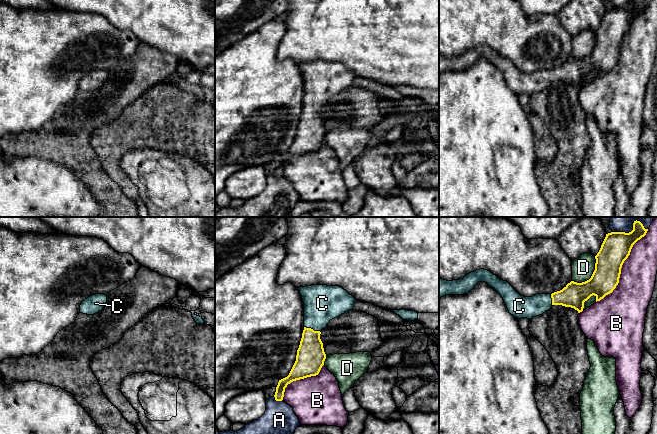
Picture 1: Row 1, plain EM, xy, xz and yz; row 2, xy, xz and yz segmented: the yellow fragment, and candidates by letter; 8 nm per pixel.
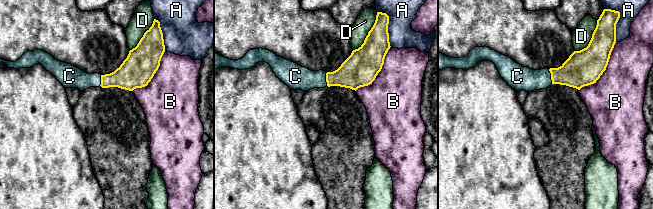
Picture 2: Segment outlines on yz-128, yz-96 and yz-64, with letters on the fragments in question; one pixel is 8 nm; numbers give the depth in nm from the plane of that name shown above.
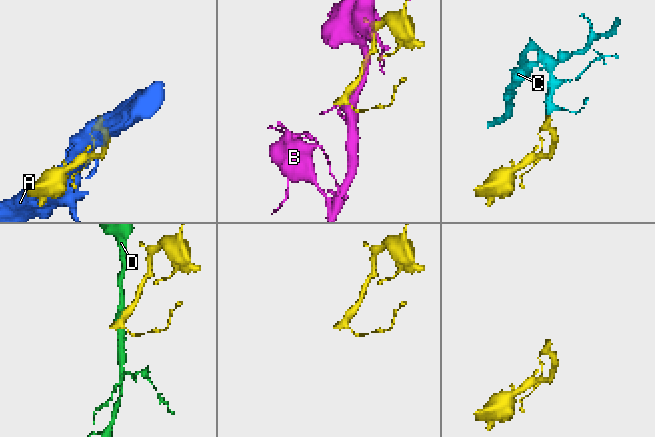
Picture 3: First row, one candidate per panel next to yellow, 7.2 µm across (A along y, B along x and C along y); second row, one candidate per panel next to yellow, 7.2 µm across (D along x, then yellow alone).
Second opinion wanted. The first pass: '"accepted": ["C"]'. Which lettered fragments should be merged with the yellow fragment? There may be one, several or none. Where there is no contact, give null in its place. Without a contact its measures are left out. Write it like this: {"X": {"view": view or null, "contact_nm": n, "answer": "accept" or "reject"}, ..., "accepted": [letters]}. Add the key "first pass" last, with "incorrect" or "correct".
{"A": {"view": "xz", "contact_nm": 90, "answer": "reject"}, "B": {"view": "yz", "contact_nm": 750, "answer": "reject"}, "C": {"view": "xz", "contact_nm": 140, "answer": "accept"}, "D": {"view": "yz", "contact_nm": 280, "answer": "reject"}, "accepted": ["C"], "first pass": "correct"}

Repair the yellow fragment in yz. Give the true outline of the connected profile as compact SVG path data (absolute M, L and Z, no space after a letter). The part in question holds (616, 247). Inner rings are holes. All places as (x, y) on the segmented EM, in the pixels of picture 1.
M634 221L633 230L629 233L611 232L601 245L601 248L595 256L595 270L591 278L585 282L577 283L571 281L562 290L552 294L537 294L532 297L524 297L520 295L507 281L503 281L488 270L480 269L469 273L463 279L447 281L439 278L439 298L445 295L463 295L471 291L478 282L485 282L494 288L503 298L505 305L511 315L518 320L521 318L532 319L533 317L542 315L548 311L553 305L562 305L571 307L578 311L583 311L584 302L591 296L596 297L596 302L603 299L606 295L613 292L619 283L621 268L624 261L630 255L633 245L644 237L648 229L645 229L640 221Z

